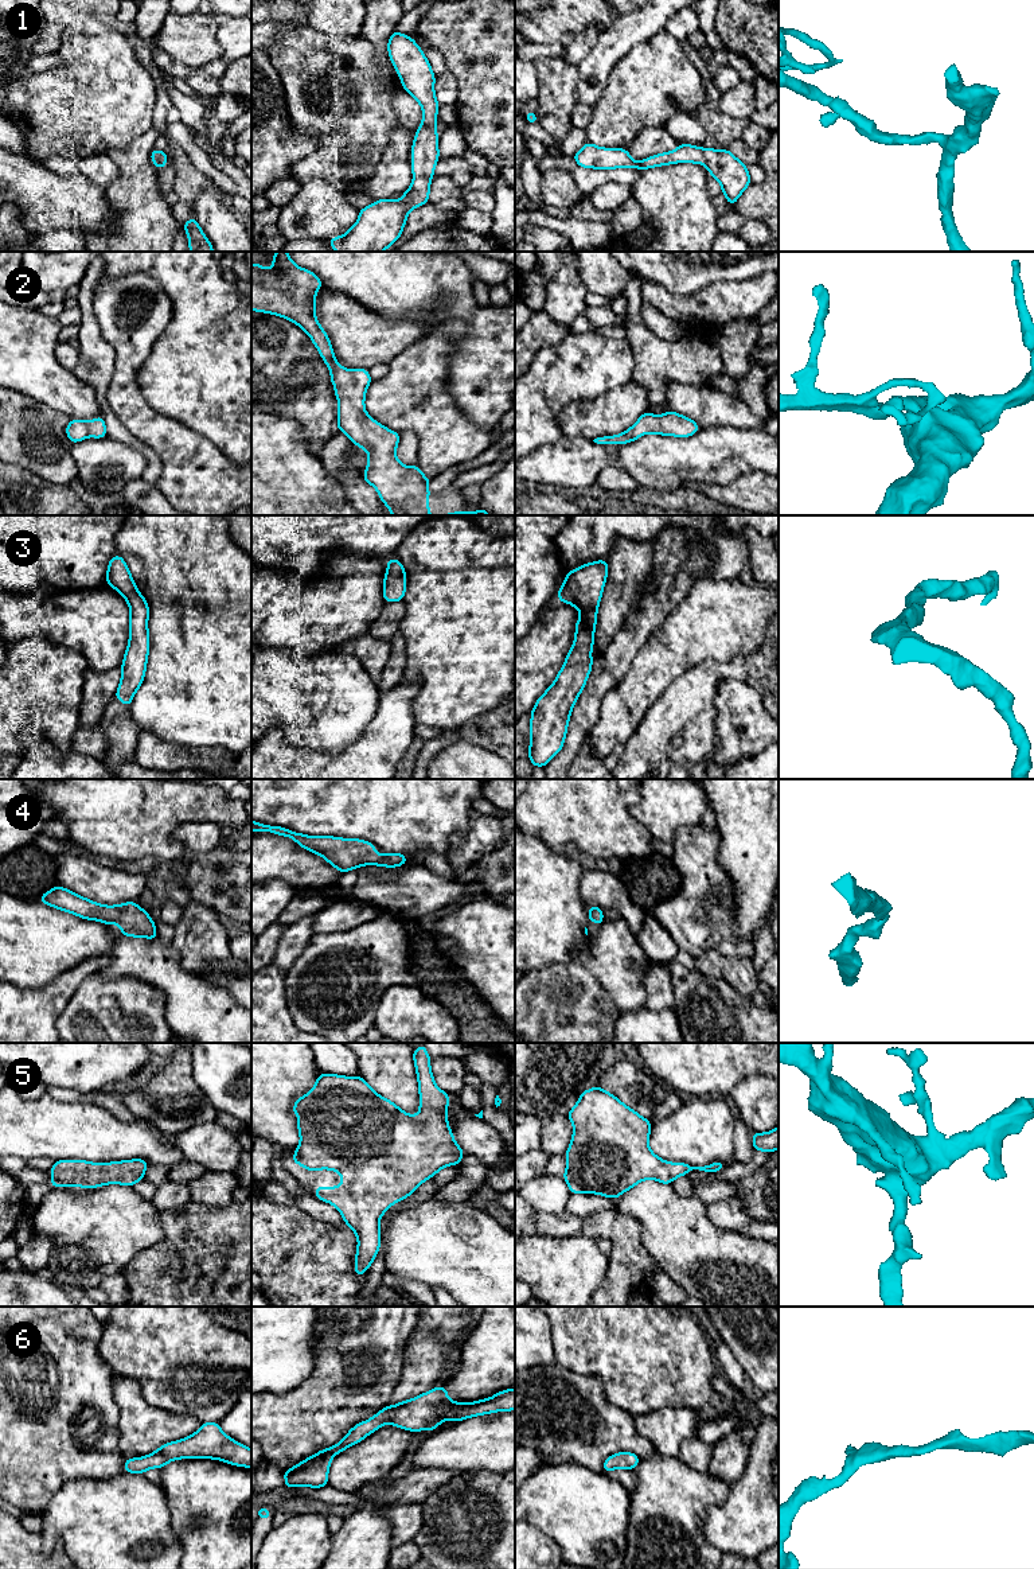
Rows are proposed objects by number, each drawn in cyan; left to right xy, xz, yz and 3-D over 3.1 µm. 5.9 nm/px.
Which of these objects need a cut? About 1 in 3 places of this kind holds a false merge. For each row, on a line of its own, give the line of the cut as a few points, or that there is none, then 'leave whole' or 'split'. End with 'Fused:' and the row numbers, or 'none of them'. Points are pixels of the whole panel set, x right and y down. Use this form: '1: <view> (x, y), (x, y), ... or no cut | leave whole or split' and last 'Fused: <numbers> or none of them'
1: no cut | leave whole
2: no cut | leave whole
3: no cut | leave whole
4: no cut | leave whole
5: no cut | leave whole
6: no cut | leave whole
Fused: none of them

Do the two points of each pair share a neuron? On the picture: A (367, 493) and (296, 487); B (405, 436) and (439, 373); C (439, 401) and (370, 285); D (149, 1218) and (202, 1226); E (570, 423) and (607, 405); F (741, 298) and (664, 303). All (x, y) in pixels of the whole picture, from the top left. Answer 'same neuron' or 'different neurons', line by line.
A: different neurons
B: different neurons
C: different neurons
D: different neurons
E: same neuron
F: same neuron

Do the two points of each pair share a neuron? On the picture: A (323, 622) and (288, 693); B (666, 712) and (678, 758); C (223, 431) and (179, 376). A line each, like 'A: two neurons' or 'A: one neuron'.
A: two neurons
B: one neuron
C: one neuron

